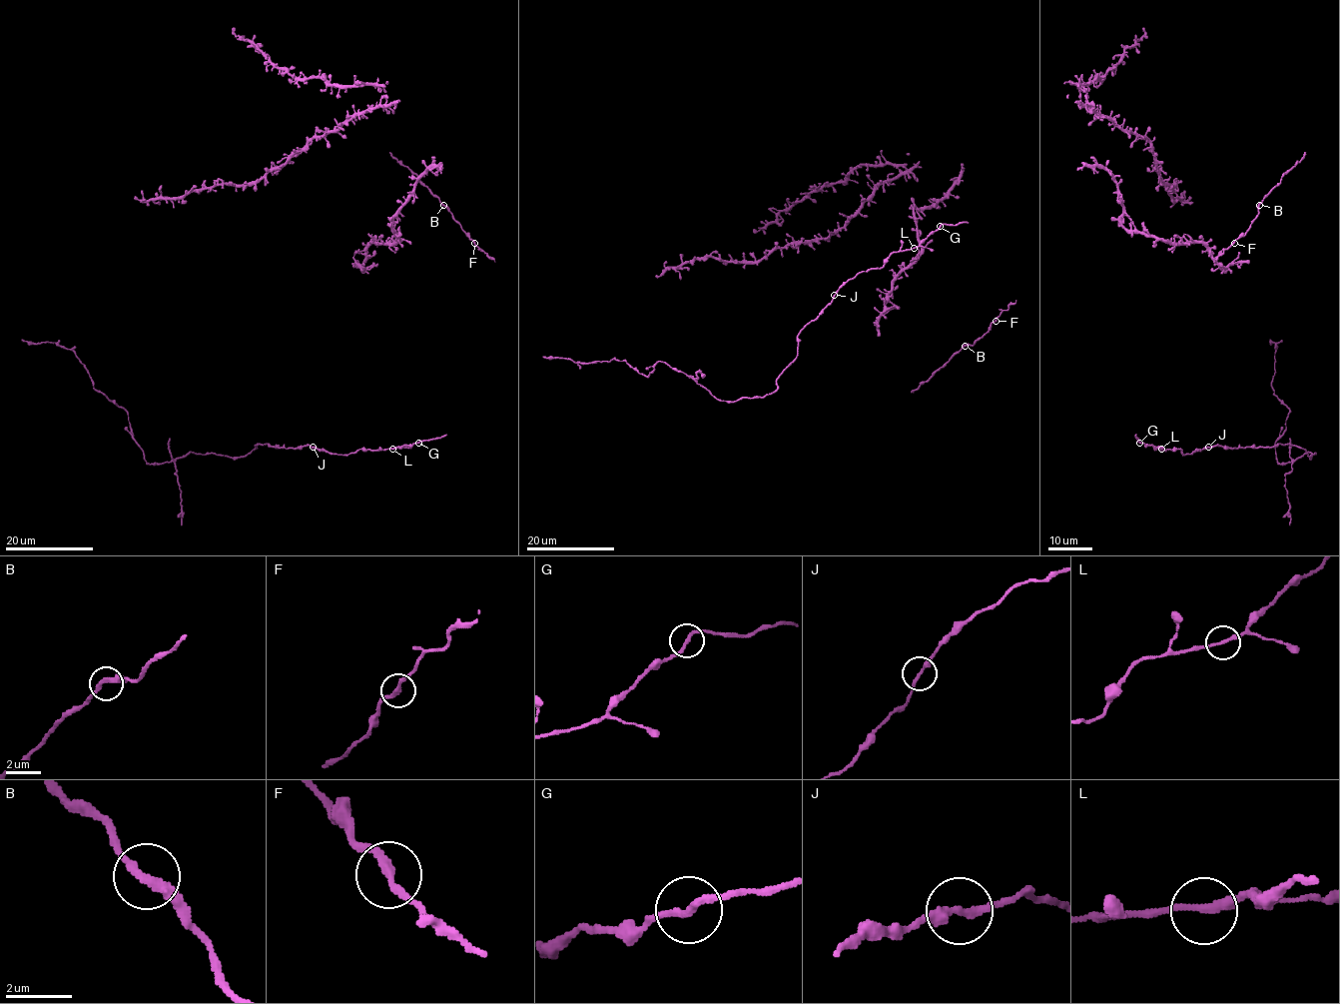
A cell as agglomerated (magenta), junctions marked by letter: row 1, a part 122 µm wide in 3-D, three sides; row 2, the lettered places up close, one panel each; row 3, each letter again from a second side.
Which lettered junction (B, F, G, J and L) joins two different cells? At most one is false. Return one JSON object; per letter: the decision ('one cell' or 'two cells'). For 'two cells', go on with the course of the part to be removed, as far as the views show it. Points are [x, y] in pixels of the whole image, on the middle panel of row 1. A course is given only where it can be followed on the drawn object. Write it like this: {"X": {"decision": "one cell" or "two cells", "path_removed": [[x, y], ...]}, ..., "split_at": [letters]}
{"B": {"decision": "one cell"}, "F": {"decision": "one cell"}, "G": {"decision": "one cell"}, "J": {"decision": "two cells", "path_removed": [[835, 295], [801, 331], [797, 357], [762, 397], [716, 400], [665, 362], [647, 377], [614, 358], [543, 357]]}, "L": {"decision": "one cell"}, "split_at": ["J"]}

